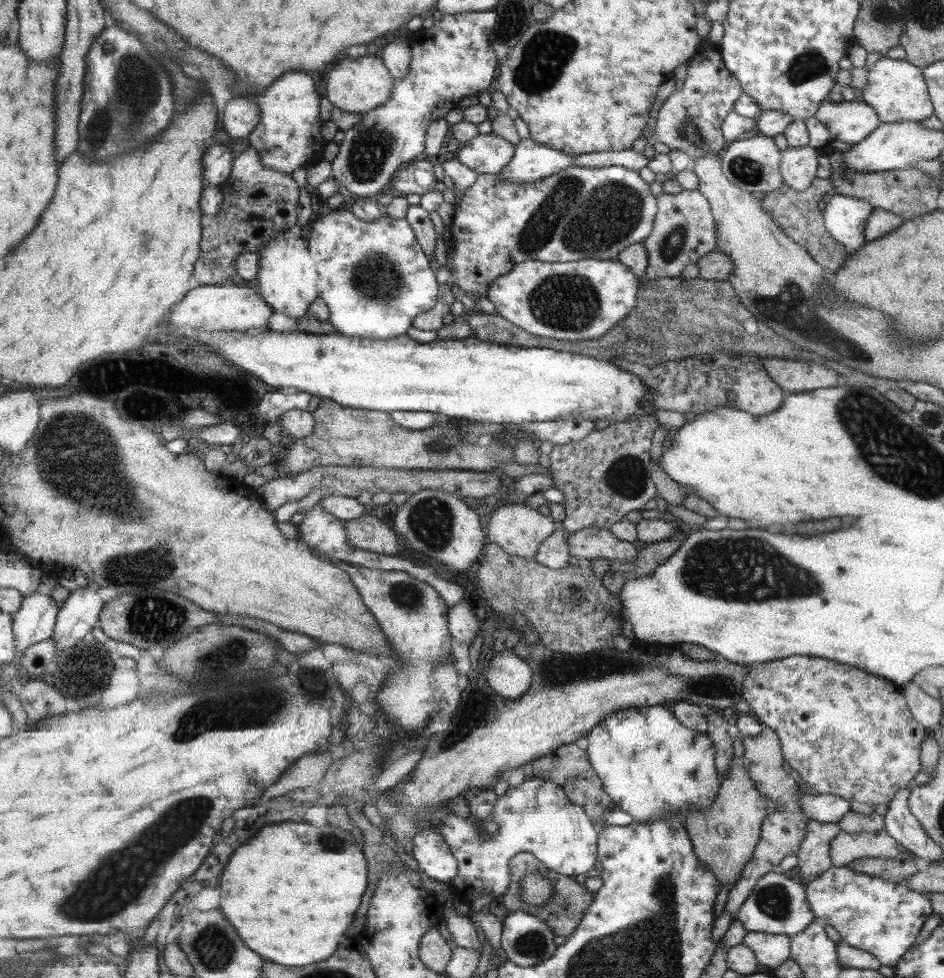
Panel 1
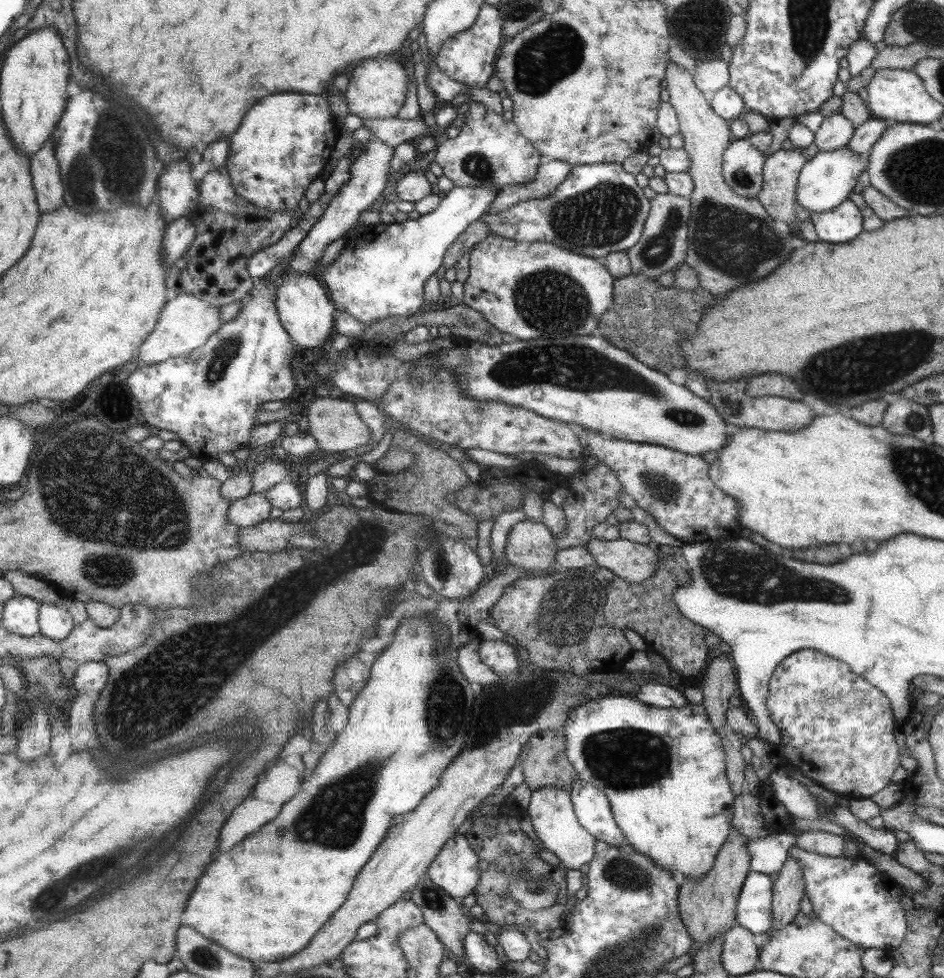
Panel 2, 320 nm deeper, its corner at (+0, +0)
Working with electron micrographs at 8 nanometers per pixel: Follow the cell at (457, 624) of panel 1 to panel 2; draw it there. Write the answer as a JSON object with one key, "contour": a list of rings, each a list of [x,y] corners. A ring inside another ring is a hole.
{"contour":[[[481,638],[472,640],[465,646],[460,646],[457,650],[457,664],[460,664],[461,673],[469,680],[481,688],[489,688],[491,682],[499,680],[497,673],[494,673],[488,666],[480,660],[479,642]]]}

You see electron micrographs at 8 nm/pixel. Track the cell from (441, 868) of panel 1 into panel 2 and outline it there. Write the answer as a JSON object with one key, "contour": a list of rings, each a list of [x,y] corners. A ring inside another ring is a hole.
{"contour":[[[464,835],[452,836],[426,873],[432,884],[461,906],[463,898],[475,892],[480,880],[479,857]]]}

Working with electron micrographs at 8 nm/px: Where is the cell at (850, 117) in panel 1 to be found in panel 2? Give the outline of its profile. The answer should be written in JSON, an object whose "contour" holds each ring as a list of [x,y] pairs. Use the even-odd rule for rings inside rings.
{"contour":[[[839,111],[825,114],[819,128],[814,132],[812,142],[817,146],[818,152],[837,150],[846,146],[853,131],[851,122],[841,116]]]}

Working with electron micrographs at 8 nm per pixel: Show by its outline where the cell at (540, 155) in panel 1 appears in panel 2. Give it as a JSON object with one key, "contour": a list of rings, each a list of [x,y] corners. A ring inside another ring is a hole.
{"contour":[[[494,184],[455,186],[442,195],[439,204],[429,214],[402,223],[393,222],[379,229],[367,226],[357,239],[347,238],[341,253],[318,273],[337,310],[366,325],[385,320],[388,316],[415,314],[423,304],[423,283],[441,265],[447,246],[470,222],[485,214],[484,210],[499,190]]]}

